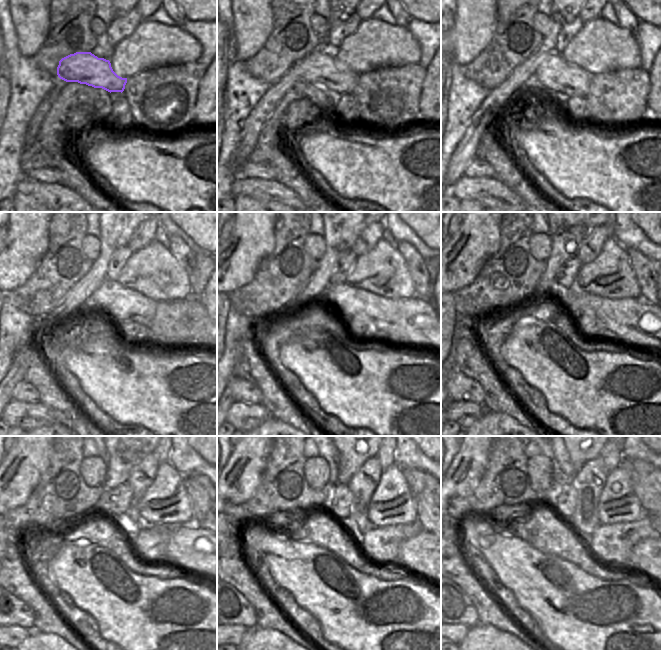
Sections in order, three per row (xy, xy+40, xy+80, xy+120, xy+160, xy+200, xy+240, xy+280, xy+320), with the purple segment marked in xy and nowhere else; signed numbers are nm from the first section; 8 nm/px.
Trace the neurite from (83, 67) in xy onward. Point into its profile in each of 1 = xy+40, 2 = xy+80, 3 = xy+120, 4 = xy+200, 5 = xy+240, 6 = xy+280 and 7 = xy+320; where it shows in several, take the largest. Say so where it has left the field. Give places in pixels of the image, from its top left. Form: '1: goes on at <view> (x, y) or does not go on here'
1: goes on at xy+40 (320, 69)
2: goes on at xy+80 (555, 76)
3: goes on at xy+120 (118, 302)
4: goes on at xy+200 (630, 321)
5: goes on at xy+240 (193, 549)
6: goes on at xy+280 (420, 554)
7: goes on at xy+320 (644, 555)

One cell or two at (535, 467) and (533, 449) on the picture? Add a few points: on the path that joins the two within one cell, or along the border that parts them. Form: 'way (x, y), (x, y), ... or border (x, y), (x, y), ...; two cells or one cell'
border (529, 457), (543, 454), (550, 461), (553, 469); two cells

